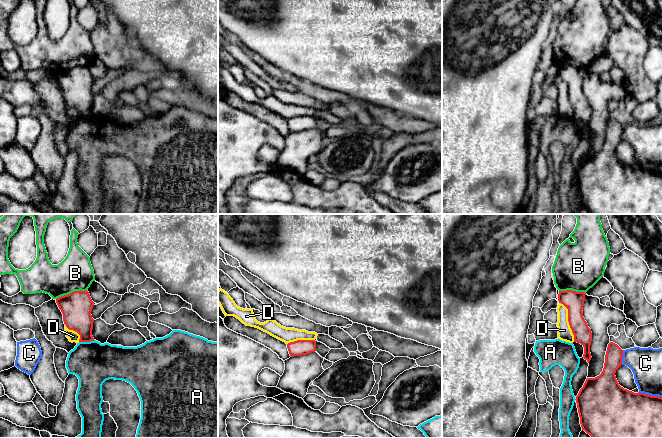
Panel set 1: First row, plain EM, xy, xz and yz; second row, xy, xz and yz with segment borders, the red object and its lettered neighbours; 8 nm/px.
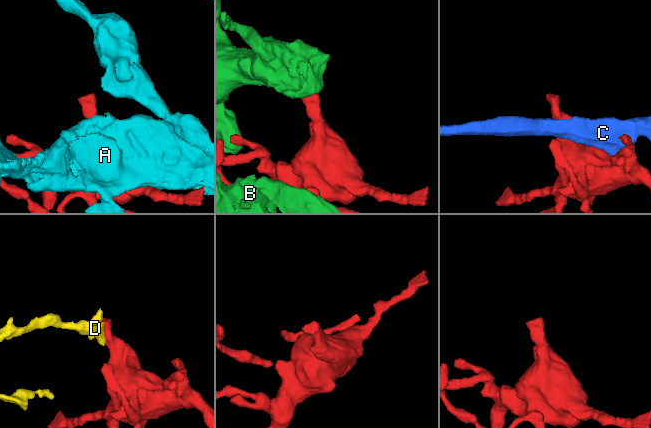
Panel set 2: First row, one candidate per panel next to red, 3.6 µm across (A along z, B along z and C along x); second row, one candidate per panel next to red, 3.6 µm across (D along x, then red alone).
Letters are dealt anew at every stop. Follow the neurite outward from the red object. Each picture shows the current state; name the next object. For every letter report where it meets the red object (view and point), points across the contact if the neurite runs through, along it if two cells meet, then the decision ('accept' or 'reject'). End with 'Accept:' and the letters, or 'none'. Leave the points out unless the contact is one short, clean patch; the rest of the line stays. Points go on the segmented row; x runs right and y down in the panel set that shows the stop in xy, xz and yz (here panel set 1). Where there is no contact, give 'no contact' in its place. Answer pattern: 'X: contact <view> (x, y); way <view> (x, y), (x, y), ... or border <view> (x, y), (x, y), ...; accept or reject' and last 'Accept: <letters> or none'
A: contact xy (86, 341); reject
B: contact xy (72, 292); reject
C: contact yz (650, 395); reject
D: contact yz (568, 321); border yz (559, 302), (567, 309), (567, 321), (574, 341); reject
Accept: none

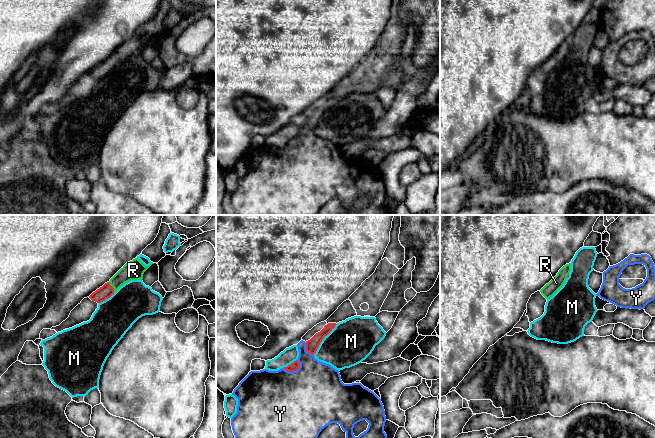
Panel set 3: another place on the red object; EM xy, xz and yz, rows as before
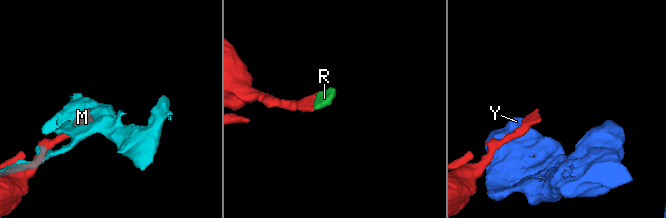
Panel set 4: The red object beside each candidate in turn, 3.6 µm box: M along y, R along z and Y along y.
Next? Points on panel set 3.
M: contact xz (322, 339); reject
R: contact xy (112, 287); way xy (106, 291), (112, 287), (125, 274), (133, 270); accept
Y: contact xz (293, 370); reject
Accept: R

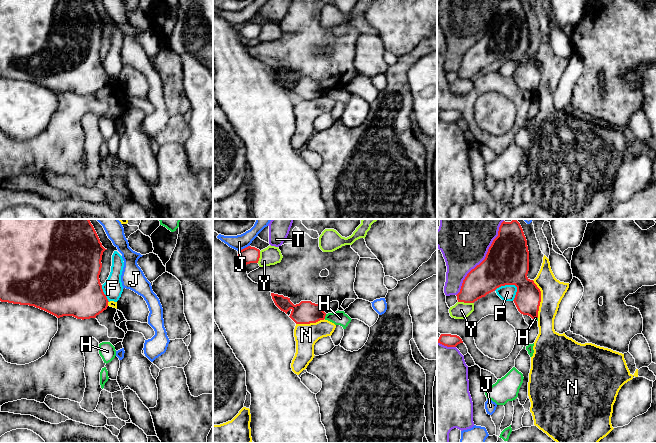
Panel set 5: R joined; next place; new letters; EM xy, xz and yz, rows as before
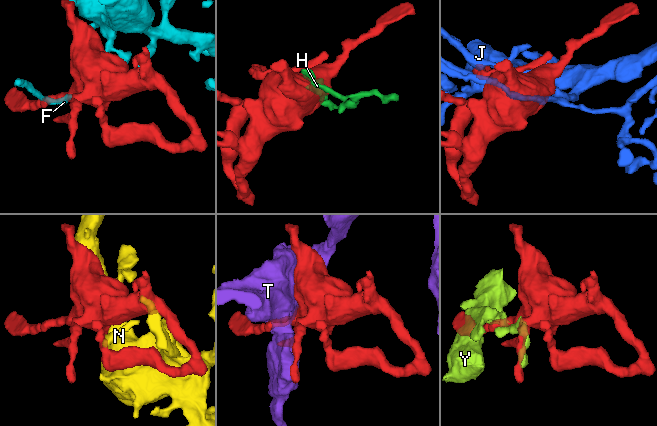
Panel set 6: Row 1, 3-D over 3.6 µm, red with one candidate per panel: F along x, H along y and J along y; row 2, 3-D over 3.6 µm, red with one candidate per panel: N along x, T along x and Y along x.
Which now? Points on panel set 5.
F: contact yz (505, 284); border yz (517, 287), (514, 285), (502, 285), (494, 290); reject
H: contact xz (325, 315); border xz (326, 314), (324, 318); reject
J: contact xz (244, 248); reject
N: contact yz (540, 299); reject
T: contact yz (485, 258); reject
Y: contact yz (466, 302); reject
Accept: none

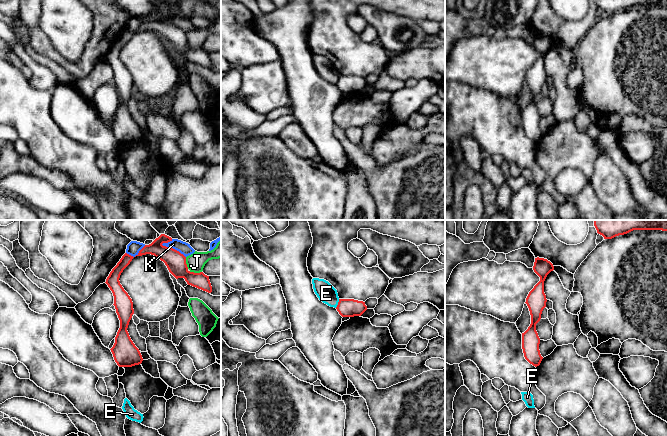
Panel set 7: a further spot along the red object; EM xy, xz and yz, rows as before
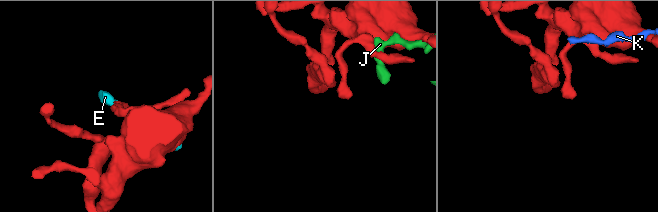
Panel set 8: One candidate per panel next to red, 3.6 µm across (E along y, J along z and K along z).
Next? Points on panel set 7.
E: contact xz (338, 303); border xz (339, 299), (335, 307); reject
J: contact xy (195, 273); reject
K: contact xy (172, 248); reject
Accept: none

